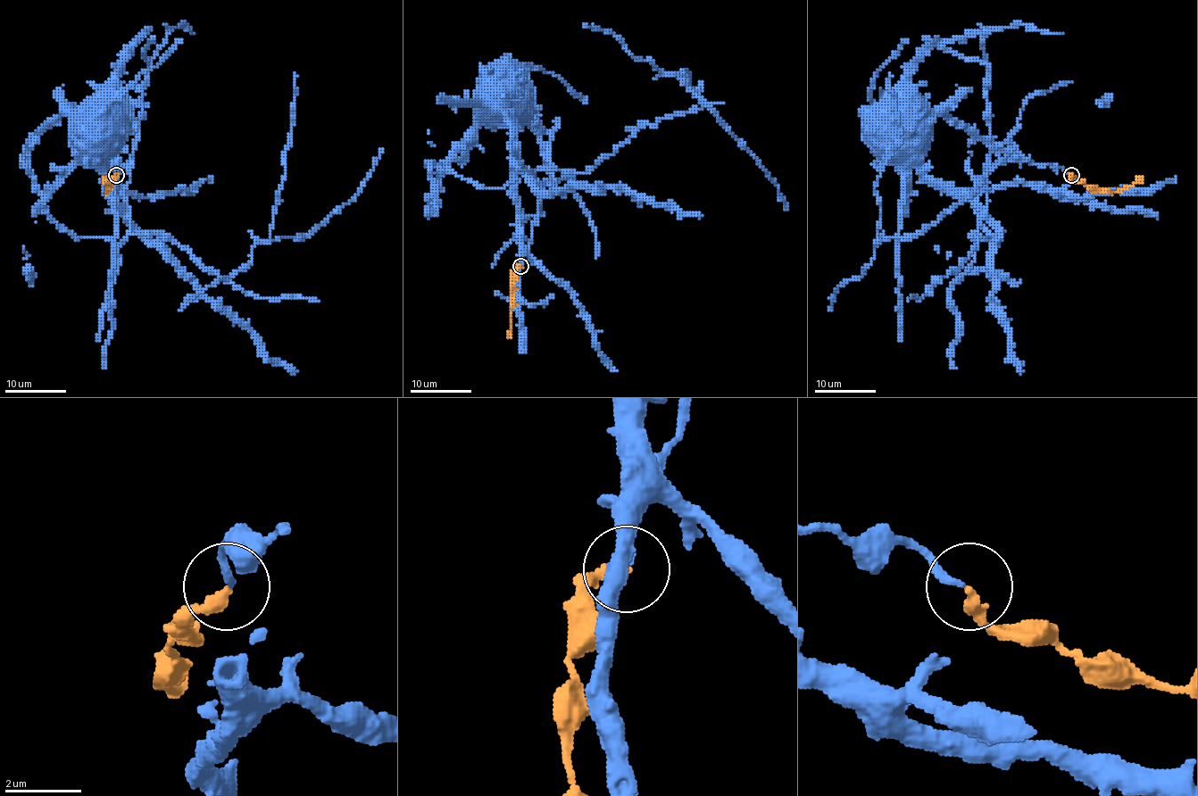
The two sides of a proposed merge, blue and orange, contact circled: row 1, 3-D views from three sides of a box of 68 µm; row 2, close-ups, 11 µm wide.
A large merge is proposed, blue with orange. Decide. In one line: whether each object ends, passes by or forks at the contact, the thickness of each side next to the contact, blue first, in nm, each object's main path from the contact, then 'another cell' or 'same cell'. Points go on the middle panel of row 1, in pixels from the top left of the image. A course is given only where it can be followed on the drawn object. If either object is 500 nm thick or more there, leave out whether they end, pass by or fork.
blue ends there; orange ends there; 190 nm thick on the blue side, 320 nm on the other; blue runs (522, 265), (538, 195), (516, 164), (516, 128), (507, 118), (497, 119), (496, 110), (490, 112); orange runs (520, 267), (514, 269), (511, 329), (507, 338); same cell

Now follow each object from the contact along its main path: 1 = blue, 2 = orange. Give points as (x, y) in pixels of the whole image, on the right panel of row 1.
1: (1069, 174), (1030, 163), (1012, 144), (1000, 142), (989, 156), (985, 212), (922, 168), (918, 120)
2: (1071, 174), (1075, 180), (1103, 191), (1121, 191), (1143, 177)

